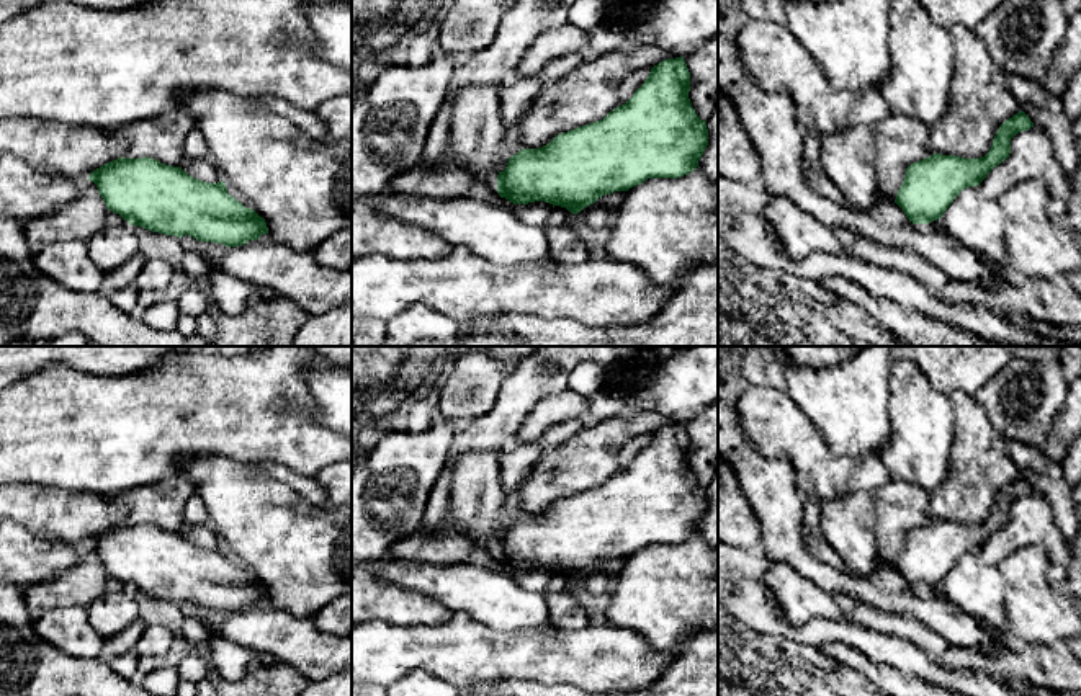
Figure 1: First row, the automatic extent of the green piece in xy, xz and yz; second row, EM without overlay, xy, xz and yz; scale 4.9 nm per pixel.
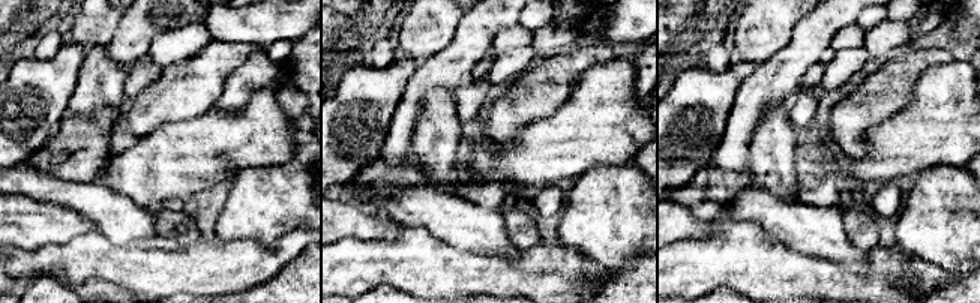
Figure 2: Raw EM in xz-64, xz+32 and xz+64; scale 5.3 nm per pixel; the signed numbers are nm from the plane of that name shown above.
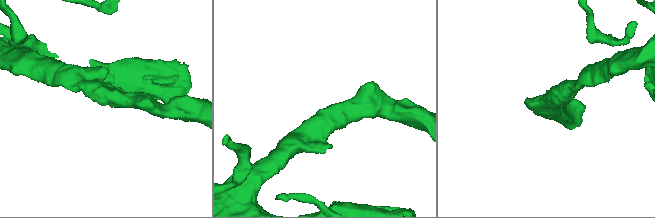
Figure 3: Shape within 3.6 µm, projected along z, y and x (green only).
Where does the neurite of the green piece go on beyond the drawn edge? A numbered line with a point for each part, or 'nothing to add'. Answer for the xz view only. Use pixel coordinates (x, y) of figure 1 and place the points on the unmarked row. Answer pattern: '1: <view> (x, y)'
1: xz (476, 490)

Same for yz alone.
1: yz (771, 486)

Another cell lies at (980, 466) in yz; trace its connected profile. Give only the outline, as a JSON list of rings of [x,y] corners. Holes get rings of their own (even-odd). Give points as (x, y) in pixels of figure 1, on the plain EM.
[[[962,390],[950,400],[955,436],[949,475],[929,493],[927,513],[931,520],[980,524],[989,518],[999,492],[1022,474],[985,407]]]

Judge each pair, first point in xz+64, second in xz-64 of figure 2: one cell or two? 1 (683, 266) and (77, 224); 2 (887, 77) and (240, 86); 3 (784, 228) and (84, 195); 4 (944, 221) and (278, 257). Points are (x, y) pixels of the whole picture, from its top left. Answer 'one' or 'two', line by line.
1: two
2: two
3: one
4: two

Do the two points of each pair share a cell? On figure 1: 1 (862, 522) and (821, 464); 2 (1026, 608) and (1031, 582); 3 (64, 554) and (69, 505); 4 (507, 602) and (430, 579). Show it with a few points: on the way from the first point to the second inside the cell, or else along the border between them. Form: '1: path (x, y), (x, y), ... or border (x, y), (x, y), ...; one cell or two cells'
1: border (869, 490), (849, 490), (831, 499), (816, 500); two cells
2: path (1027, 602), (1027, 588); one cell
3: border (30, 530), (40, 536), (53, 536), (82, 548); two cells
4: path (488, 595), (450, 584); one cell

